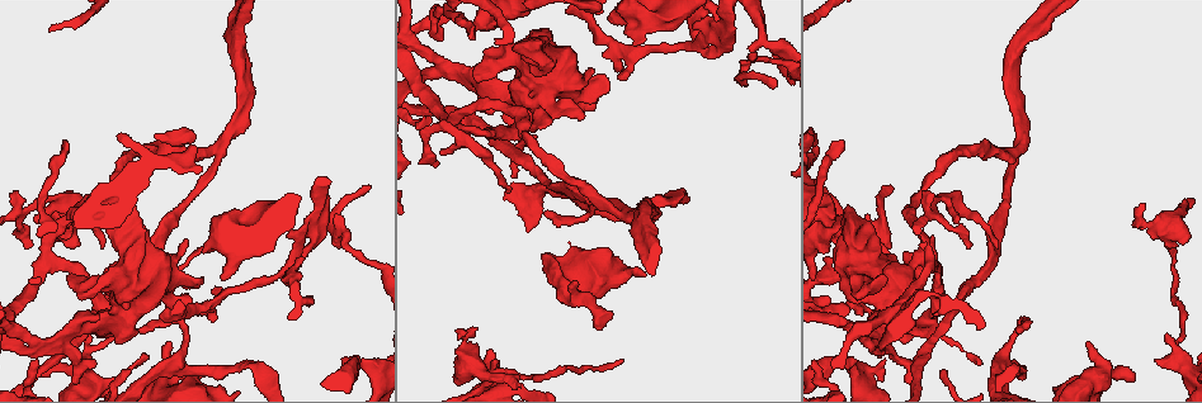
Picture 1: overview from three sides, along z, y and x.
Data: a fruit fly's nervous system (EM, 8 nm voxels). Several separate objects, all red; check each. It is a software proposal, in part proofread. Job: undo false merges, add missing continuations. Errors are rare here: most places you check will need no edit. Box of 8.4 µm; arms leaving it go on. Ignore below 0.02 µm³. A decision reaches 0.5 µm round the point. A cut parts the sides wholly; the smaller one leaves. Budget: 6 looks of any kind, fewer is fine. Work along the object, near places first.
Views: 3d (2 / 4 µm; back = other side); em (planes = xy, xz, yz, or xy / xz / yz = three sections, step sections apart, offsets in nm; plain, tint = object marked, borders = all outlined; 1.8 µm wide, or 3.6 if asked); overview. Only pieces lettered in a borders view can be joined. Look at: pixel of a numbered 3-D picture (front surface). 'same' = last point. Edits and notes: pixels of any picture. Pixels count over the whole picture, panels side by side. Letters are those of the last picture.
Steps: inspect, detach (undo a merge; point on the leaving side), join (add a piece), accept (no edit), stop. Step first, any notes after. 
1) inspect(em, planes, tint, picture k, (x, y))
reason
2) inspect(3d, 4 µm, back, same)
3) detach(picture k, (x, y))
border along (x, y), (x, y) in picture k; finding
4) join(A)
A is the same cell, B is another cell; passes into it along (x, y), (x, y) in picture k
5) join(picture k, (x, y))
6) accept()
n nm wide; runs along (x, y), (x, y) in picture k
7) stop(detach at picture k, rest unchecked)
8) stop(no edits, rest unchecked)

inspect(em, planes, tint, picture 1, (508, 135))
sharp bend

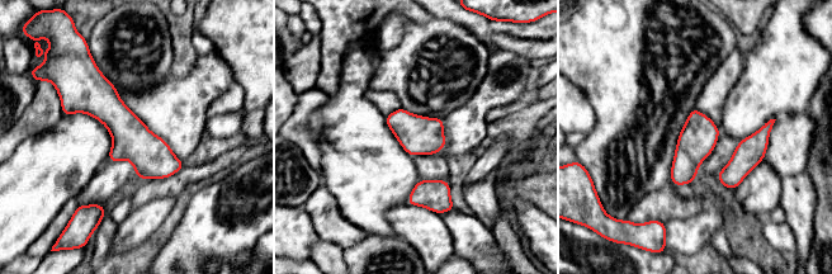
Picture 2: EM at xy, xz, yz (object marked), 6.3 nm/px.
inspect(em, planes, borders, same)
what lies round it

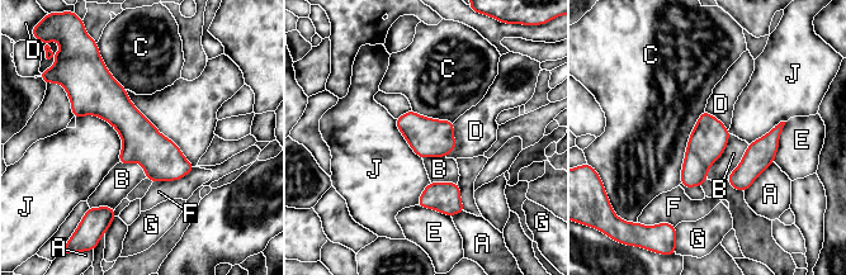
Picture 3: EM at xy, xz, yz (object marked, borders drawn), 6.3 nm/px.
accept()
D touches over 650 nm; A, B, C, D, E, F, G and J are other cells; runs along (103, 75), (104, 96), (188, 169) in picture 3; continuous, no second neuron

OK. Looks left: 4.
inspect(em, yz, step 16, tint, picture 1, (434, 131))
branch point

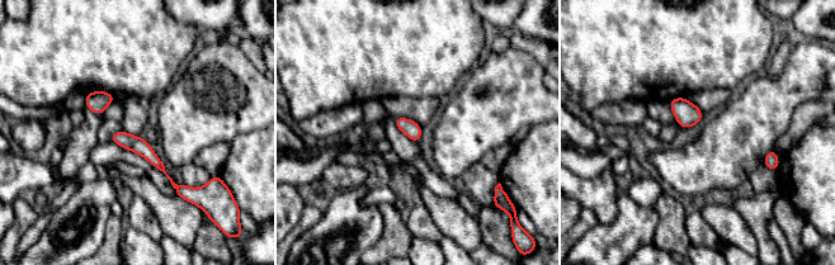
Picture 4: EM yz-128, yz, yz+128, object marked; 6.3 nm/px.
inspect(em, yz, step 16, borders, same)
what lies round it

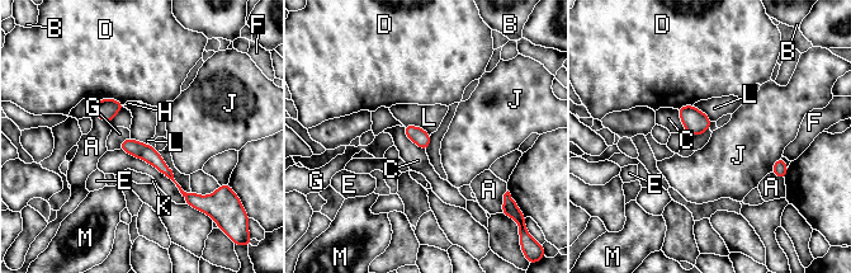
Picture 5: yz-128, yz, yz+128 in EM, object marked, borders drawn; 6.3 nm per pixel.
accept()
A, B, C, D, E, F, G, H, J, K, L and M are other cells; runs along (123, 145), (147, 153), (188, 198) in picture 5; one neuron here

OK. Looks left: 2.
inspect(3d, 2 µm, picture 1, (699, 44))
three-way junction

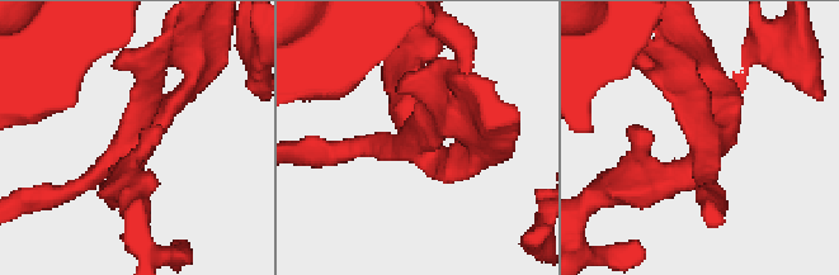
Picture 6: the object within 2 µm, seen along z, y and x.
inspect(em, planes, borders, picture 6, (702, 140))

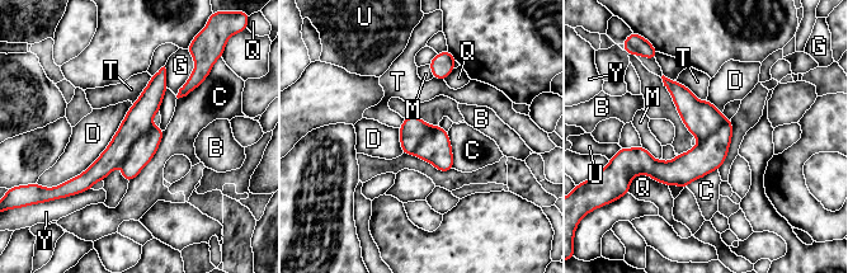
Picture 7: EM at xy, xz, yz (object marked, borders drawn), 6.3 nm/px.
accept()
B, C, D, G, M, Q, T, U and Y are other cells; runs along (163, 71), (137, 131), (79, 182) in picture 7; all the same neuron

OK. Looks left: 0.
stop(no edits, rest unchecked)

